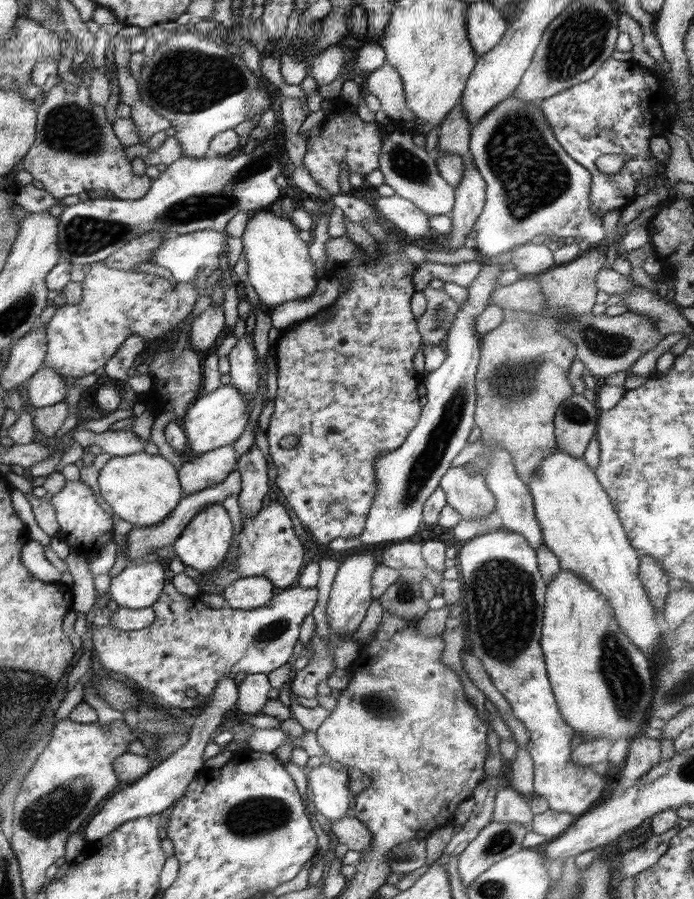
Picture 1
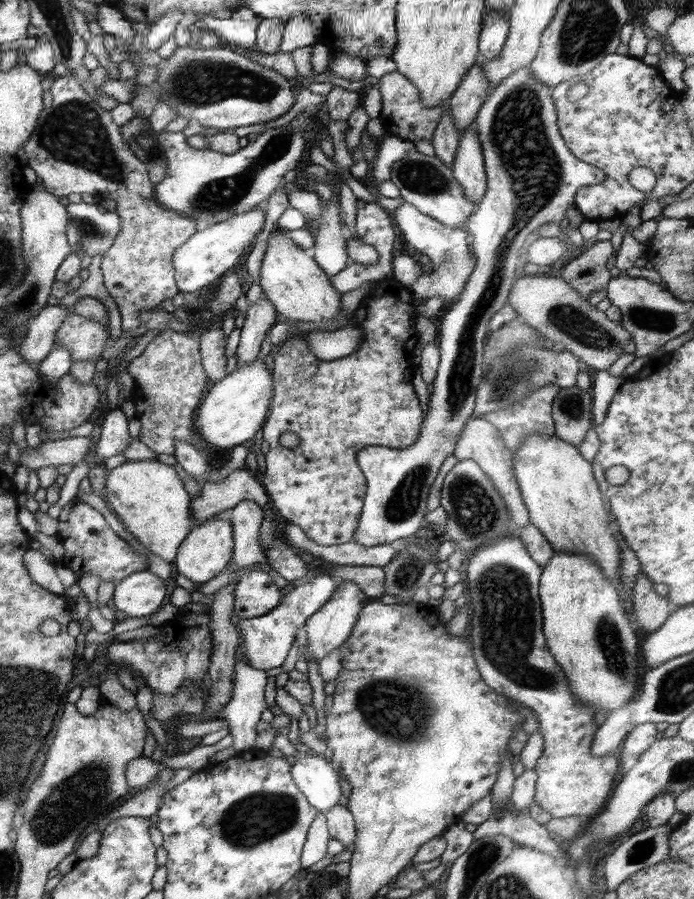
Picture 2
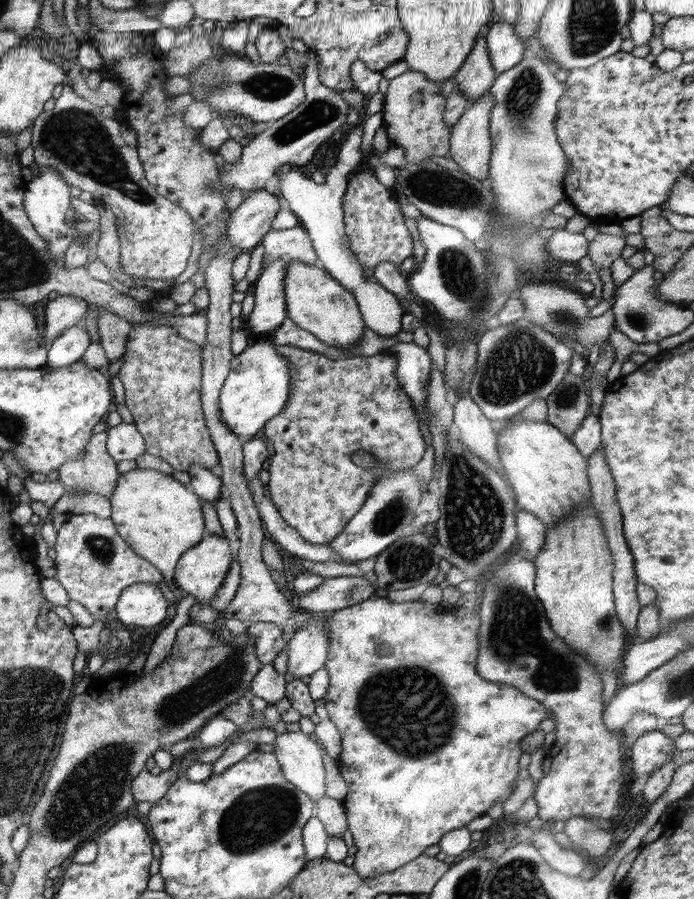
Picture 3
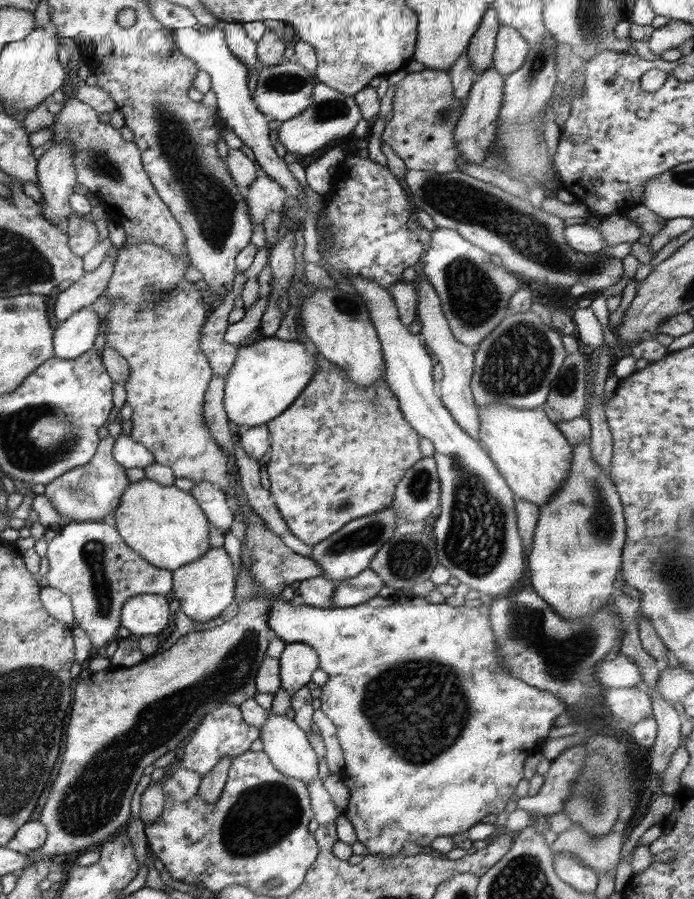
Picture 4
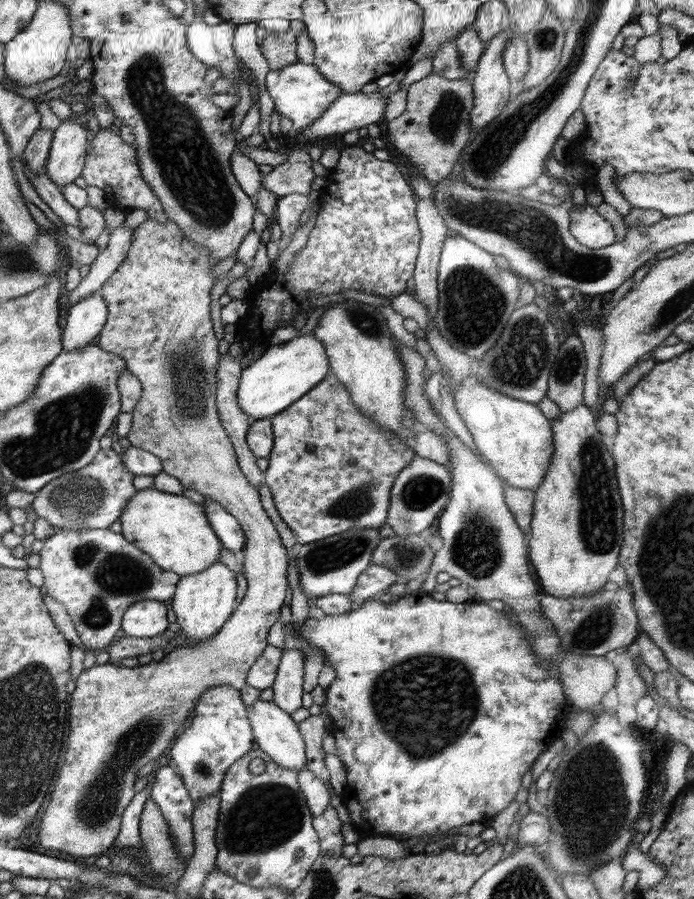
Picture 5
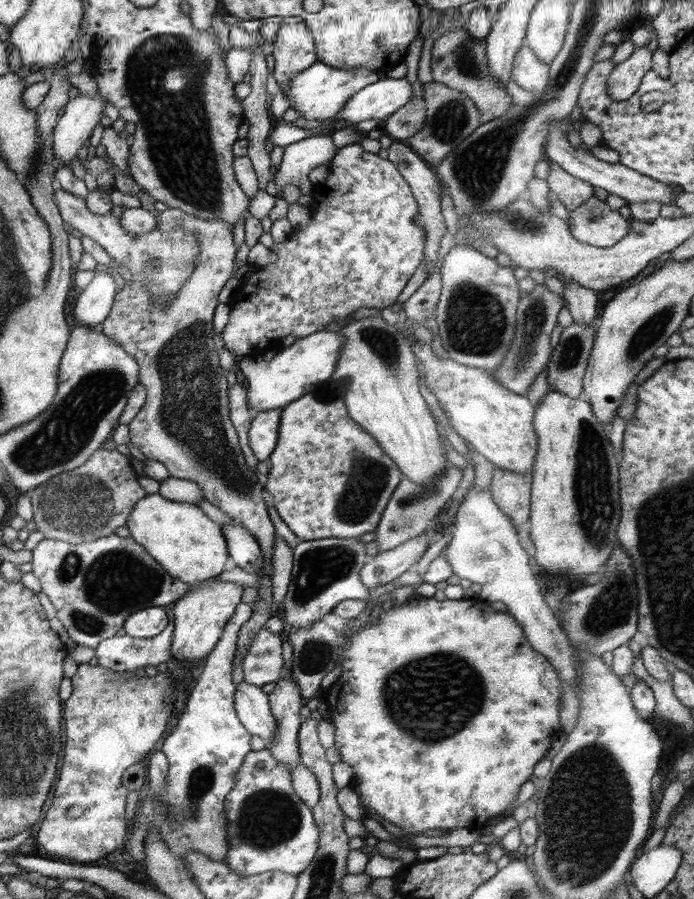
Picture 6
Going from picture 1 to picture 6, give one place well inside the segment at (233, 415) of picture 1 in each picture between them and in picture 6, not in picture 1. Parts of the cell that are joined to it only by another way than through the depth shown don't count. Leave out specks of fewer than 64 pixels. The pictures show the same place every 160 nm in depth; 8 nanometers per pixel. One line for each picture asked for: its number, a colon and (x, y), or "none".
2: (233, 408)
3: (255, 389)
4: (265, 377)
5: (283, 372)
6: (293, 371)

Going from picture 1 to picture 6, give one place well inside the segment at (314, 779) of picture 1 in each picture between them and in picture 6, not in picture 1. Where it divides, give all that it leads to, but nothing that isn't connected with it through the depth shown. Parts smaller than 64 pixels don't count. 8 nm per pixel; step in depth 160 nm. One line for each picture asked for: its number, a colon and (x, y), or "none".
2: (315, 777)
3: (298, 756)
4: (287, 746)
5: (274, 732)
6: (252, 709)

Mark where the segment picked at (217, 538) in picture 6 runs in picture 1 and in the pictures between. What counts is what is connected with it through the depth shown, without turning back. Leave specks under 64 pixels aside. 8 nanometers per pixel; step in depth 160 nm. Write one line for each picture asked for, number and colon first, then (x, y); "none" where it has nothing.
1: (142, 489)
2: (148, 498)
3: (158, 518)
4: (164, 526)
5: (173, 531)

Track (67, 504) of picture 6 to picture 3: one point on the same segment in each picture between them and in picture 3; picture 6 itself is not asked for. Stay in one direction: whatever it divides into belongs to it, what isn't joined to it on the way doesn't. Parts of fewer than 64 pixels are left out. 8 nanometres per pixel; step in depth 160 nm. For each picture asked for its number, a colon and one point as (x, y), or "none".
3: (95, 472)
4: (86, 493)
5: (93, 497)

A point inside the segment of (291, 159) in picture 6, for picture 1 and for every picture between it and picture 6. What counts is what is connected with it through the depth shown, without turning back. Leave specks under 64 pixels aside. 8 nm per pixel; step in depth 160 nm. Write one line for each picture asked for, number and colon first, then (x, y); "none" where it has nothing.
1: (198, 252)
2: (201, 260)
3: (248, 223)
4: (264, 195)
5: (292, 176)

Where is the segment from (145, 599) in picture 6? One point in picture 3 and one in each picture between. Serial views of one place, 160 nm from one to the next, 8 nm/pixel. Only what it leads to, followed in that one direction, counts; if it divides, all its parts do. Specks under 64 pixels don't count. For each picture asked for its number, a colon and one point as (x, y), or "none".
3: (93, 564)
4: (88, 561)
5: (95, 574)

